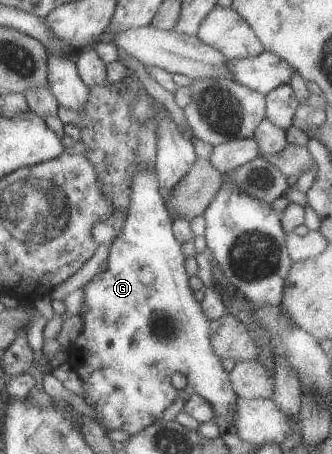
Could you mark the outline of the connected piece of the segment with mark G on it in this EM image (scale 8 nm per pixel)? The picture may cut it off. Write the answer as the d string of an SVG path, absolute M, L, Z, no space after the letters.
M138 170L138 178L134 178L133 190L133 205L130 207L129 218L127 220L126 228L122 230L118 240L113 244L109 258L107 260L109 268L106 271L100 271L93 279L83 288L85 291L85 302L83 303L79 315L84 321L84 329L77 338L76 342L72 343L72 361L71 363L77 366L92 366L92 368L77 368L78 372L83 378L83 387L86 388L86 403L88 403L94 410L96 410L96 419L100 421L109 430L125 430L131 436L138 435L144 432L146 428L150 428L156 424L156 420L162 418L164 412L180 398L181 390L176 389L172 384L172 375L175 372L183 372L189 378L191 389L193 392L201 394L214 406L214 410L218 413L218 417L232 423L233 428L238 424L238 398L240 398L237 390L234 388L233 375L228 372L222 364L222 358L216 354L214 344L212 344L213 334L213 320L206 316L202 302L196 298L196 291L192 288L190 280L190 272L186 268L186 254L184 254L184 246L182 242L176 238L174 232L173 214L167 205L165 195L162 194L161 174L156 170Z

